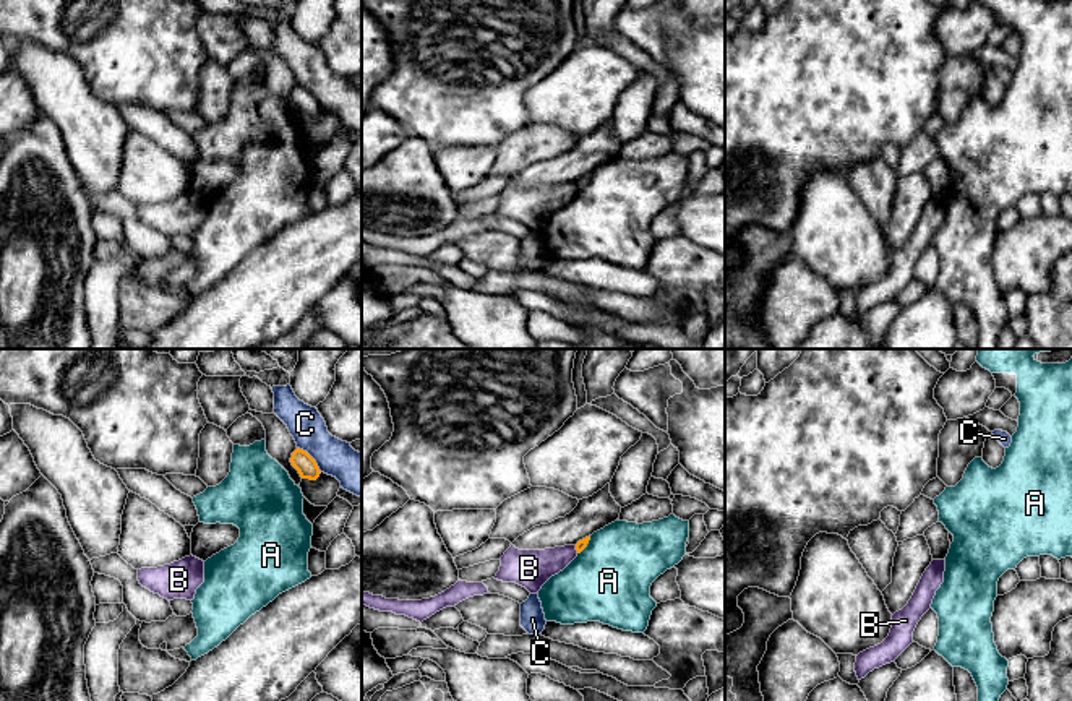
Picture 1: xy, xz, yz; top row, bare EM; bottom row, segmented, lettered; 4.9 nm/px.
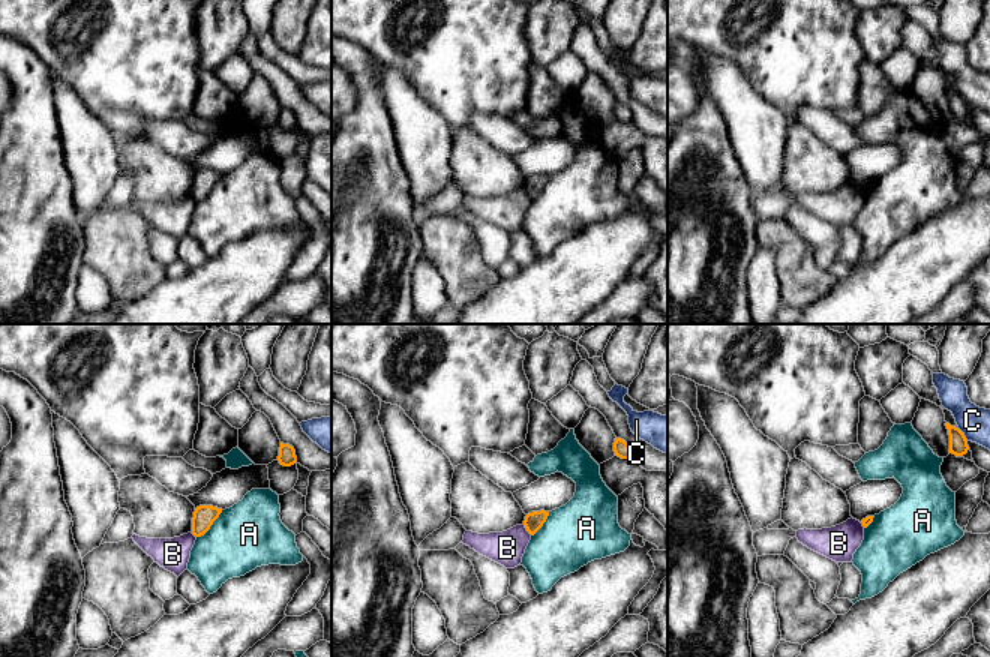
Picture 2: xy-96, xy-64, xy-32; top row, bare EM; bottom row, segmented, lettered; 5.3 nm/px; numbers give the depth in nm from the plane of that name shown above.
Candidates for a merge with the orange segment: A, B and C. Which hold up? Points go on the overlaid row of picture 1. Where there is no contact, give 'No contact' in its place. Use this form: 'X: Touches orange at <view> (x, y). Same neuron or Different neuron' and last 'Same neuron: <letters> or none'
A: Touches orange at xz (586, 546). Different neuron
B: Touches orange at xz (576, 549). Different neuron
C: Touches orange at xy (312, 458). Different neuron
Same neuron: none

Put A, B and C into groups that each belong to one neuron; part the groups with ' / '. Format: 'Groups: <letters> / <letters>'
Groups: A / B / C

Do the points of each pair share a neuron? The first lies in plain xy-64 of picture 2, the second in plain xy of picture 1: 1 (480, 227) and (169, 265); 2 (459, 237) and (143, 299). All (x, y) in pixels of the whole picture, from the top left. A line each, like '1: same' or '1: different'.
1: different
2: same

